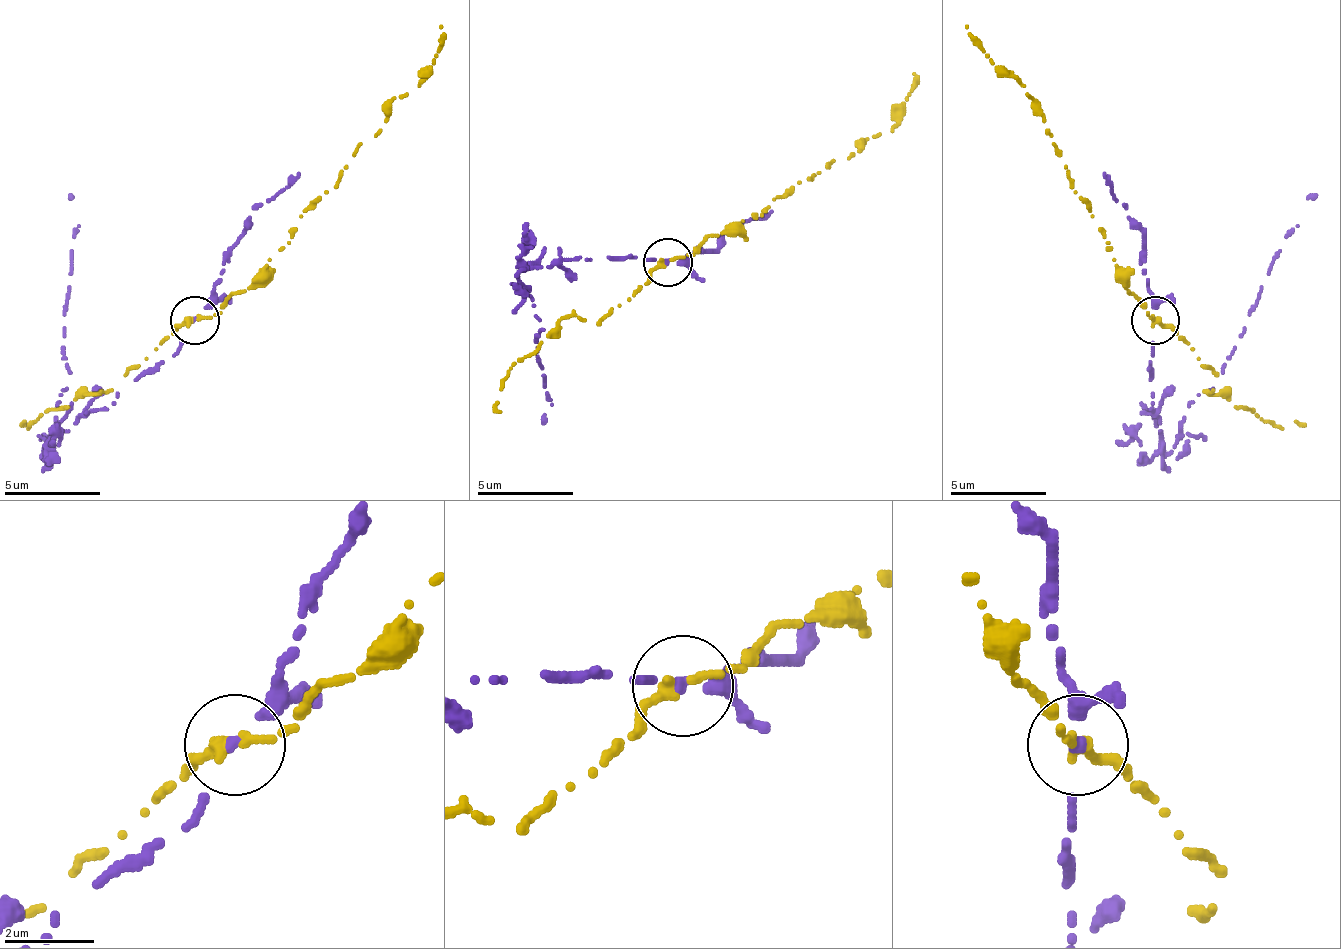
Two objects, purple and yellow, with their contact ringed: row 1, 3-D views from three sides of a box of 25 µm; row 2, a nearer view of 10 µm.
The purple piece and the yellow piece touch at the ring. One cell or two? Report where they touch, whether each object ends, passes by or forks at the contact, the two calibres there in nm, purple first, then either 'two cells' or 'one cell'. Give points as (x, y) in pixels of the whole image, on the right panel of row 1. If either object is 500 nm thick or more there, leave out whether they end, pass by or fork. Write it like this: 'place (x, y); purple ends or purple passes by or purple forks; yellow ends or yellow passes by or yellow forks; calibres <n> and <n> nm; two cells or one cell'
place (1155, 320); purple passes by; yellow ends; calibres 150 and 320 nm; two cells

